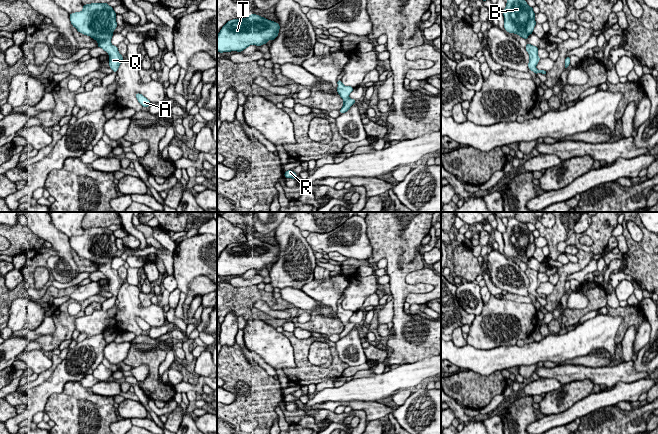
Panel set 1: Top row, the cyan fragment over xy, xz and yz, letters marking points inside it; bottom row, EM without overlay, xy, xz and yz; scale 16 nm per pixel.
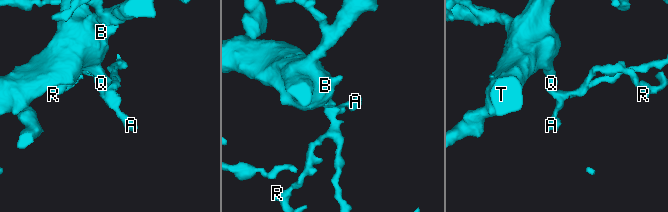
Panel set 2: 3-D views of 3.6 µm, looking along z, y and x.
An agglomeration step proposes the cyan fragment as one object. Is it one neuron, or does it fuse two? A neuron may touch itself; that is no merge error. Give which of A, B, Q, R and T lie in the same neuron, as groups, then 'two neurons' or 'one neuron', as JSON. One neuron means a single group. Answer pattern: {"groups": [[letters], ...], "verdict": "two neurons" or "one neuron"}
{"groups": [["A", "B", "Q", "R", "T"]], "verdict": "one neuron"}

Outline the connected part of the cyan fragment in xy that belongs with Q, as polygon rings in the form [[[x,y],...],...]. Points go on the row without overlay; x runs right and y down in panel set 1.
[[[91,227],[83,229],[80,236],[69,239],[73,251],[79,257],[90,260],[98,266],[97,271],[109,278],[109,290],[117,296],[123,284],[117,270],[111,268],[113,256],[118,250],[116,237],[108,227]]]

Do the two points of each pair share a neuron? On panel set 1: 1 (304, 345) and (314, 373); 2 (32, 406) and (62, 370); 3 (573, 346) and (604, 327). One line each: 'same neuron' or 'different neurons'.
1: same neuron
2: same neuron
3: same neuron

